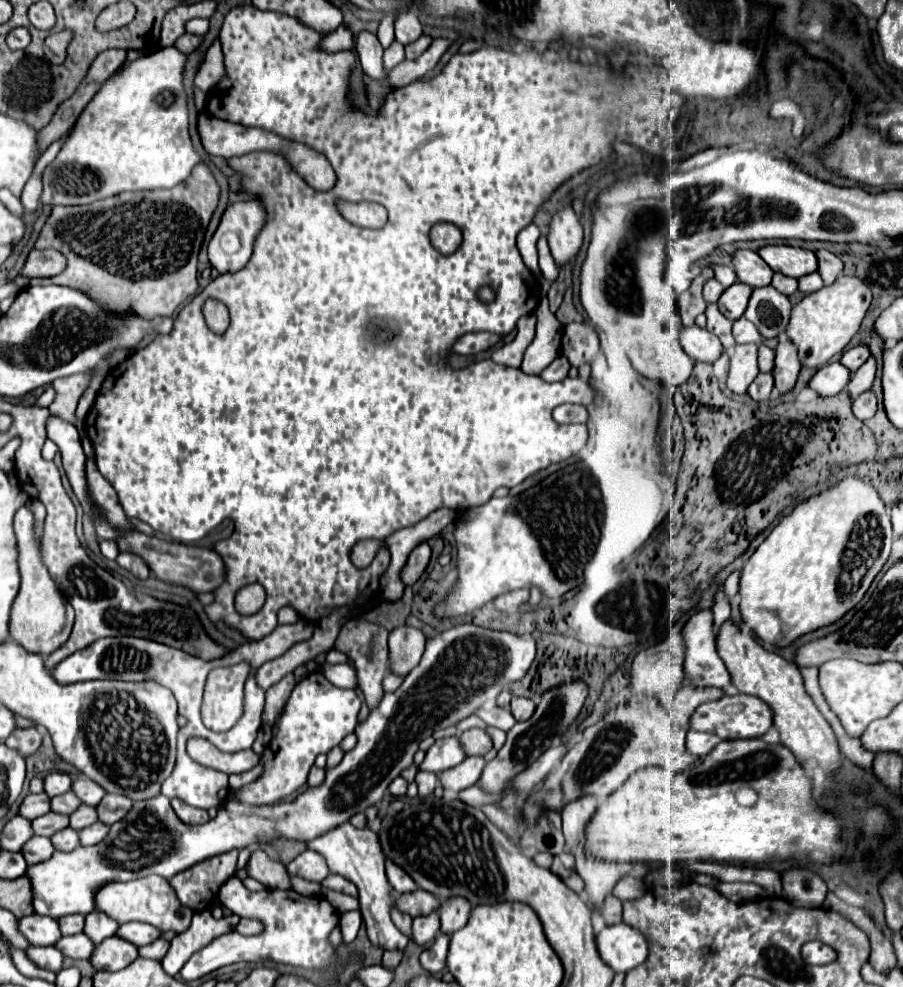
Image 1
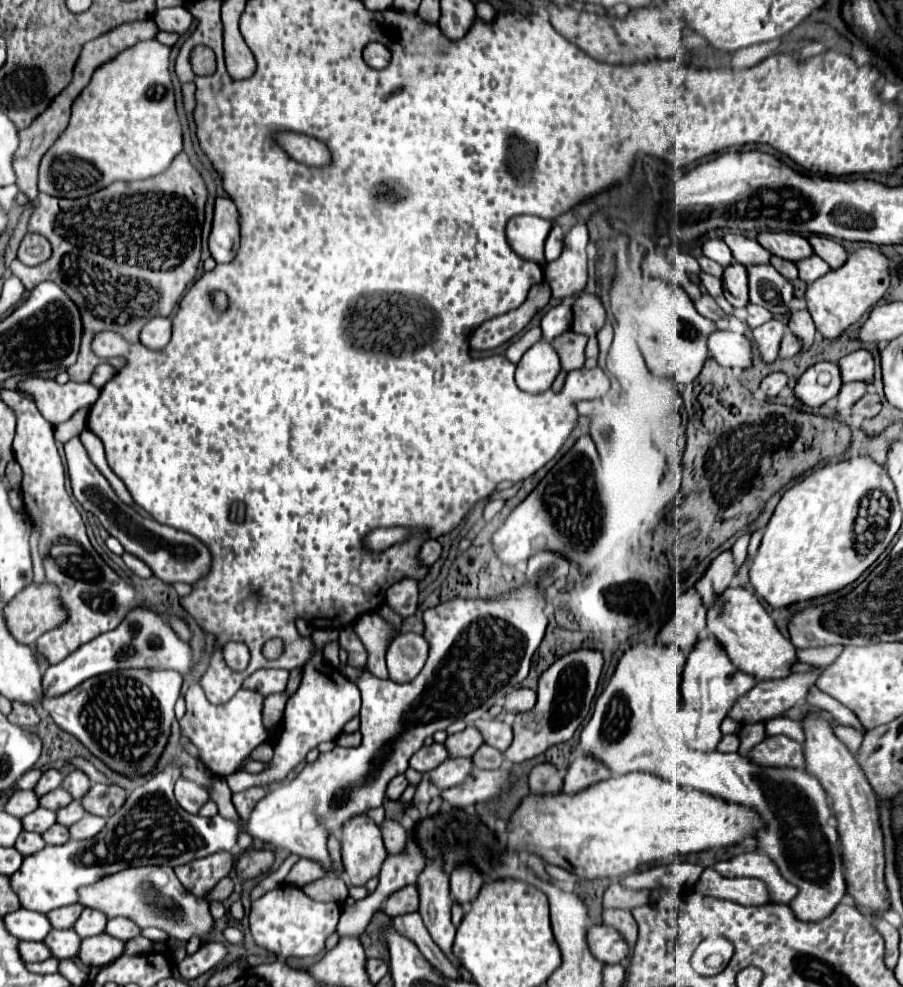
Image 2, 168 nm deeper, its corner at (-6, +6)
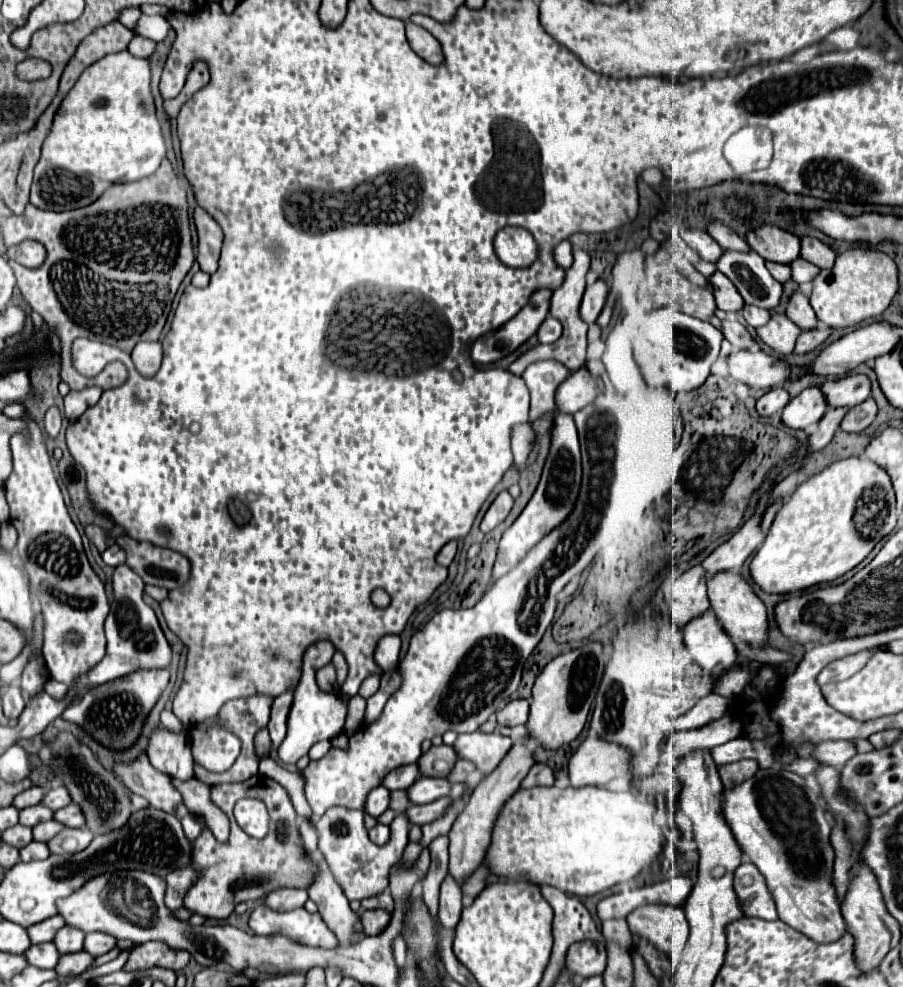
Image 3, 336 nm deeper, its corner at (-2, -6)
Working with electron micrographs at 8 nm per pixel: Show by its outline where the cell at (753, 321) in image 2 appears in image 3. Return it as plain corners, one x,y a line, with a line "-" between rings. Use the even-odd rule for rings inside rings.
744,305
742,307
742,315
744,319
752,325
752,327
760,327
760,325
766,325
768,319
770,319
770,313
766,309
758,309
758,307
750,307
750,305

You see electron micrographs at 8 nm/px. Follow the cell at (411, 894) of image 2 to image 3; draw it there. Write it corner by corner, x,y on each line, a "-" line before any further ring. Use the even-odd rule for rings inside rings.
382,909
360,913
360,923
362,923
364,935
380,935
388,927
388,921
390,921
390,915

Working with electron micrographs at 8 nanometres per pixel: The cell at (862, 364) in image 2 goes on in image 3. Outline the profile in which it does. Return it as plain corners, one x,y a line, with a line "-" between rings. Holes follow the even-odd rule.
844,375
828,379
820,391
828,401
828,407
854,407
870,397
870,381
866,375

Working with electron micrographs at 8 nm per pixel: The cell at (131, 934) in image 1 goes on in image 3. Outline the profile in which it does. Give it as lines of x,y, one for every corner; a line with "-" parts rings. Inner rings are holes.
88,933
84,939
84,951
98,957
116,947
116,939
106,933

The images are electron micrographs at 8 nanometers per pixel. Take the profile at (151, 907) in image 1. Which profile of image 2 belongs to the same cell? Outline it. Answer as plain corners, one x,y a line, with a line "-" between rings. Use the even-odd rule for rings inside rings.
166,865
124,869
96,881
94,885
80,887
78,895
84,907
98,909
108,917
128,917
140,927
158,927
176,941
188,941
192,935
206,939
214,927
214,919
208,911
208,901
190,895
190,891
180,885
174,869

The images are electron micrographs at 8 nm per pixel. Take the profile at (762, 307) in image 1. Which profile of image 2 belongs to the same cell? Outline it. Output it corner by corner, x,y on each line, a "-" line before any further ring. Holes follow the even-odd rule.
754,265
746,269
750,281
750,303
766,307
774,317
786,315
794,297
792,283
784,279
772,265

